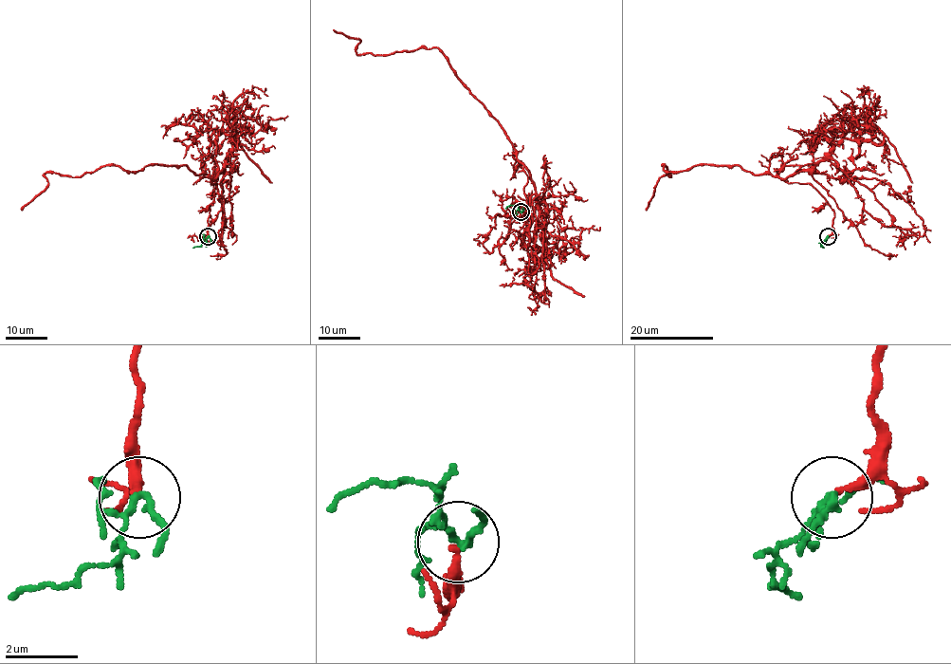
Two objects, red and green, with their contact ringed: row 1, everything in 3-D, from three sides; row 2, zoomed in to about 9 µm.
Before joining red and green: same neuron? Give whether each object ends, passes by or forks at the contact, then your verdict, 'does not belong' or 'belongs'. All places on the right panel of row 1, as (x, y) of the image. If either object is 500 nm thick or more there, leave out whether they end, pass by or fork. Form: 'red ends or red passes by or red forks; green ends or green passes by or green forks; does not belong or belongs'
red ends; green forks; belongs

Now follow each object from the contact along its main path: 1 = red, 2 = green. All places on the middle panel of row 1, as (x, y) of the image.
1: (521, 212), (521, 218), (527, 175), (516, 149), (437, 47), (357, 54), (360, 41), (333, 29)
2: (521, 212), (517, 205), (505, 208)

